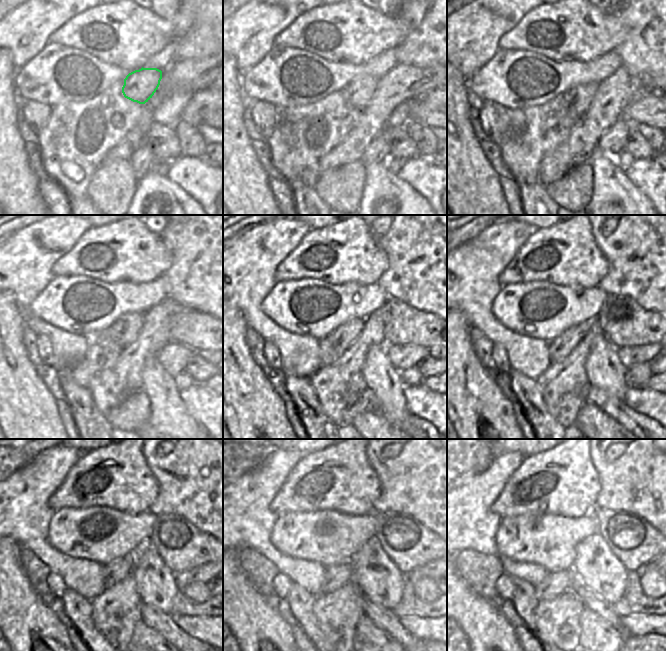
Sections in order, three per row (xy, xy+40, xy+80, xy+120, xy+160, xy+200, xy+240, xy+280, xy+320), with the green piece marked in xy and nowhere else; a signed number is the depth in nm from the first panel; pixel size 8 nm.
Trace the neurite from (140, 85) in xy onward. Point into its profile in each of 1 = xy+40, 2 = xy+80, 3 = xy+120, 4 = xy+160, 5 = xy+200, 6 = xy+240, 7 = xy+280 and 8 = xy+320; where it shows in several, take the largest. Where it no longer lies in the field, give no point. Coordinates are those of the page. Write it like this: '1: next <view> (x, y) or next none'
1: next xy+40 (359, 91)
2: next xy+80 (578, 99)
3: next xy+120 (126, 328)
4: next xy+160 (346, 334)
5: next xy+200 (558, 348)
6: next xy+240 (115, 571)
7: next xy+280 (336, 576)
8: next xy+320 (555, 583)

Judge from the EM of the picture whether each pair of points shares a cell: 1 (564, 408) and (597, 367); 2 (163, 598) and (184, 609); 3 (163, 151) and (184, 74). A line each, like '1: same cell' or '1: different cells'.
1: different cells
2: different cells
3: different cells

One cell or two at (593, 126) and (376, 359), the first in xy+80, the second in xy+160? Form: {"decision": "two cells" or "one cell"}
{"decision": "two cells"}

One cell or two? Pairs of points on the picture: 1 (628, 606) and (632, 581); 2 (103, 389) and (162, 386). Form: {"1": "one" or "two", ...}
{"1": "one", "2": "two"}

